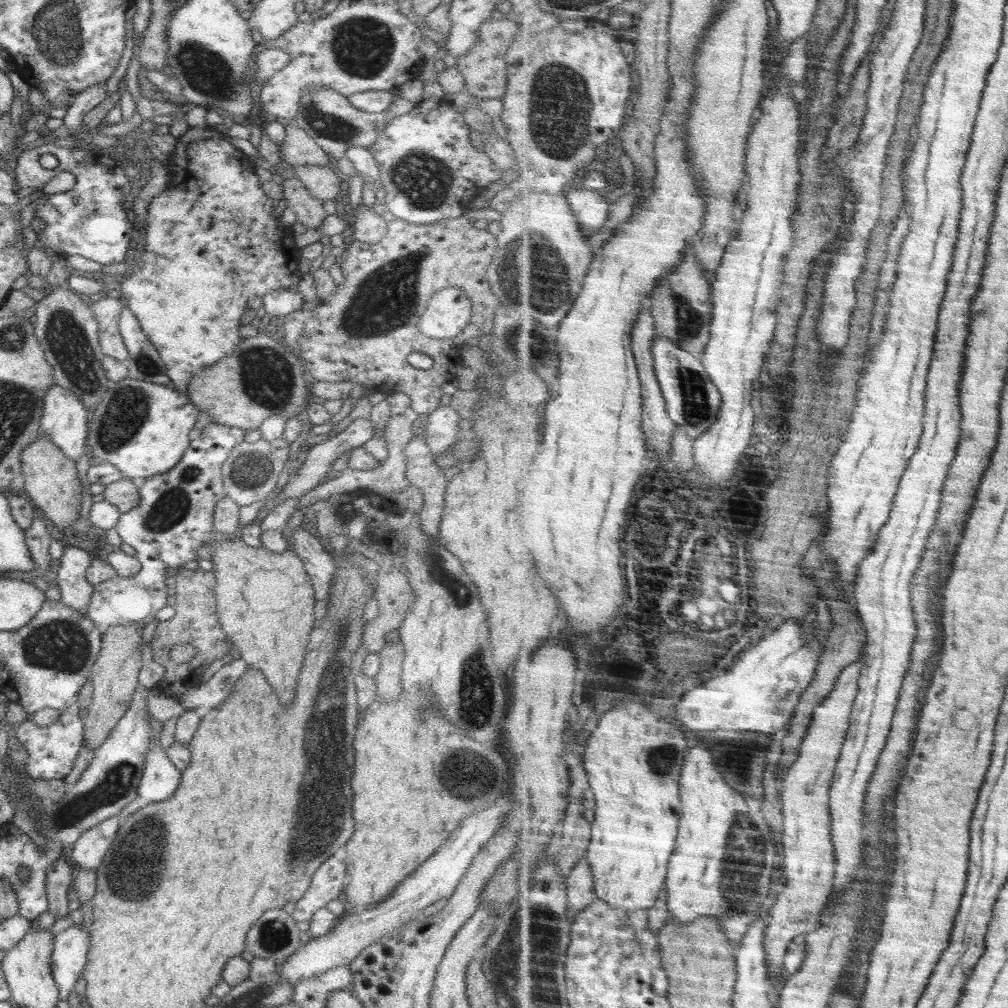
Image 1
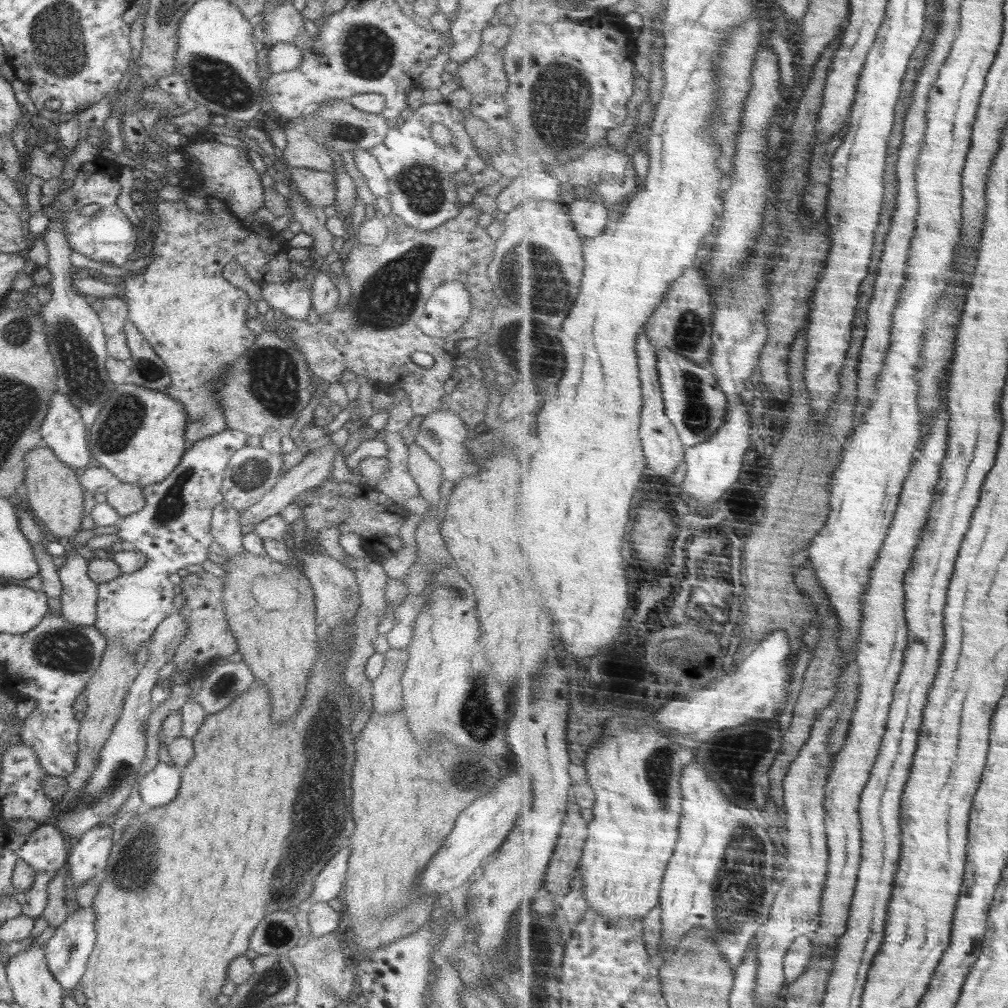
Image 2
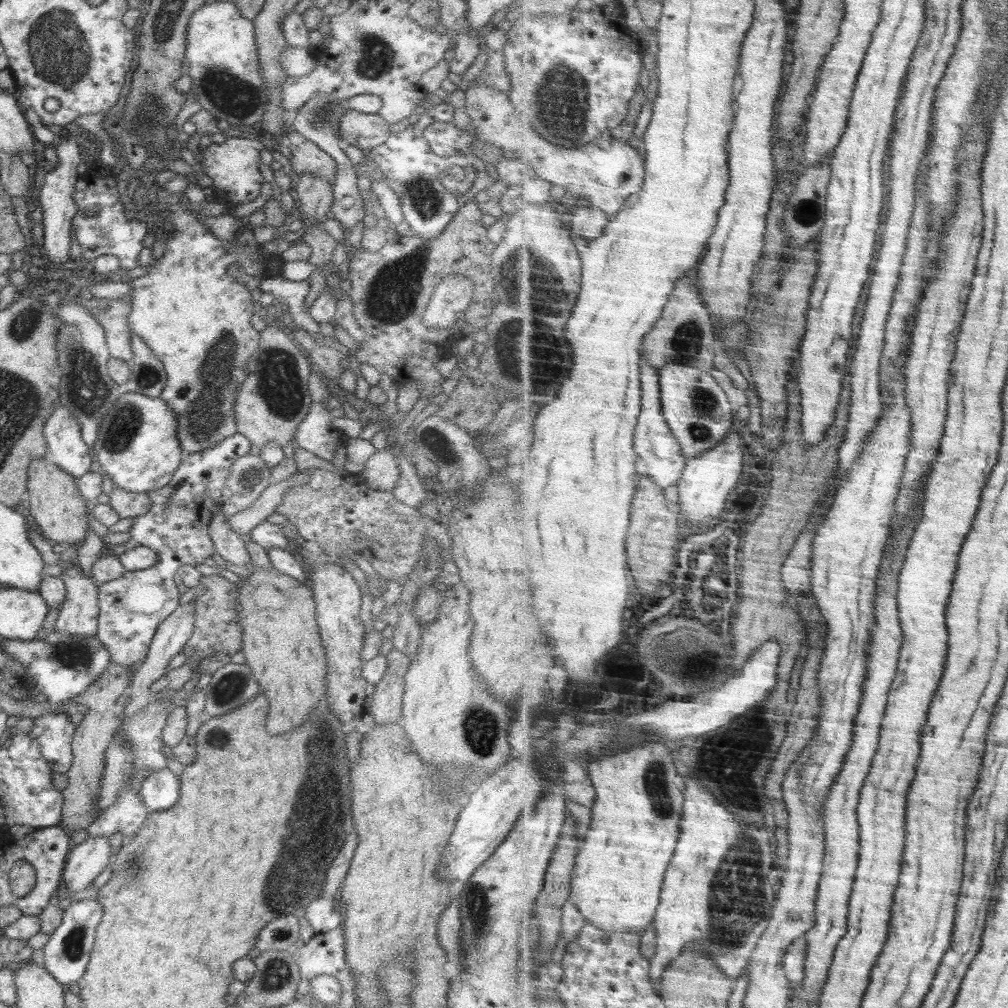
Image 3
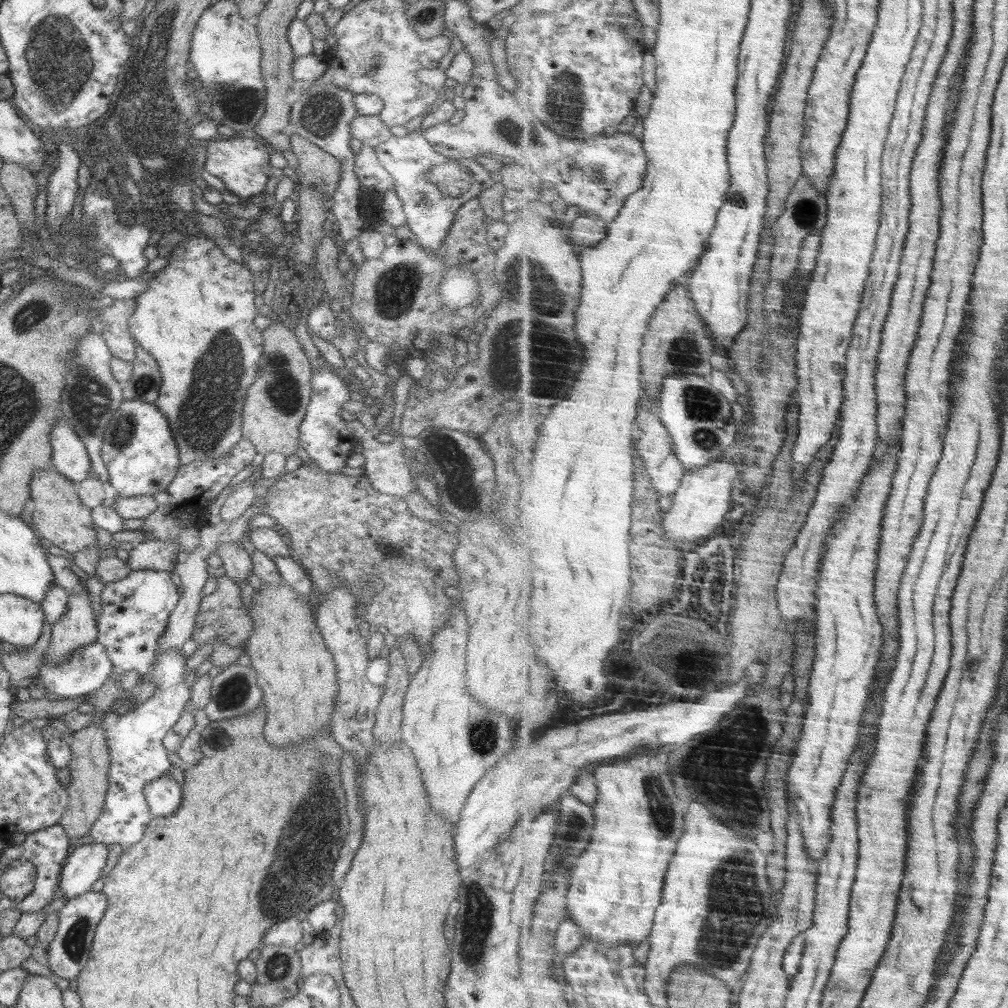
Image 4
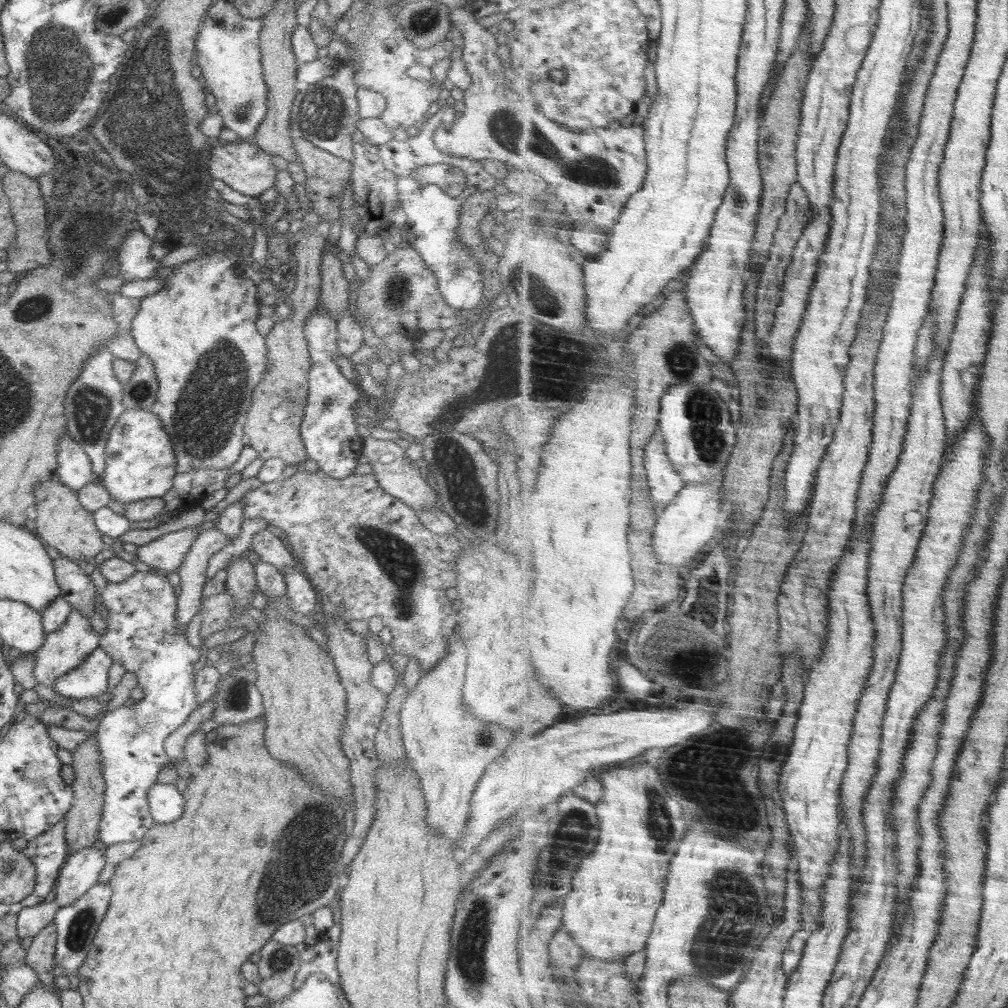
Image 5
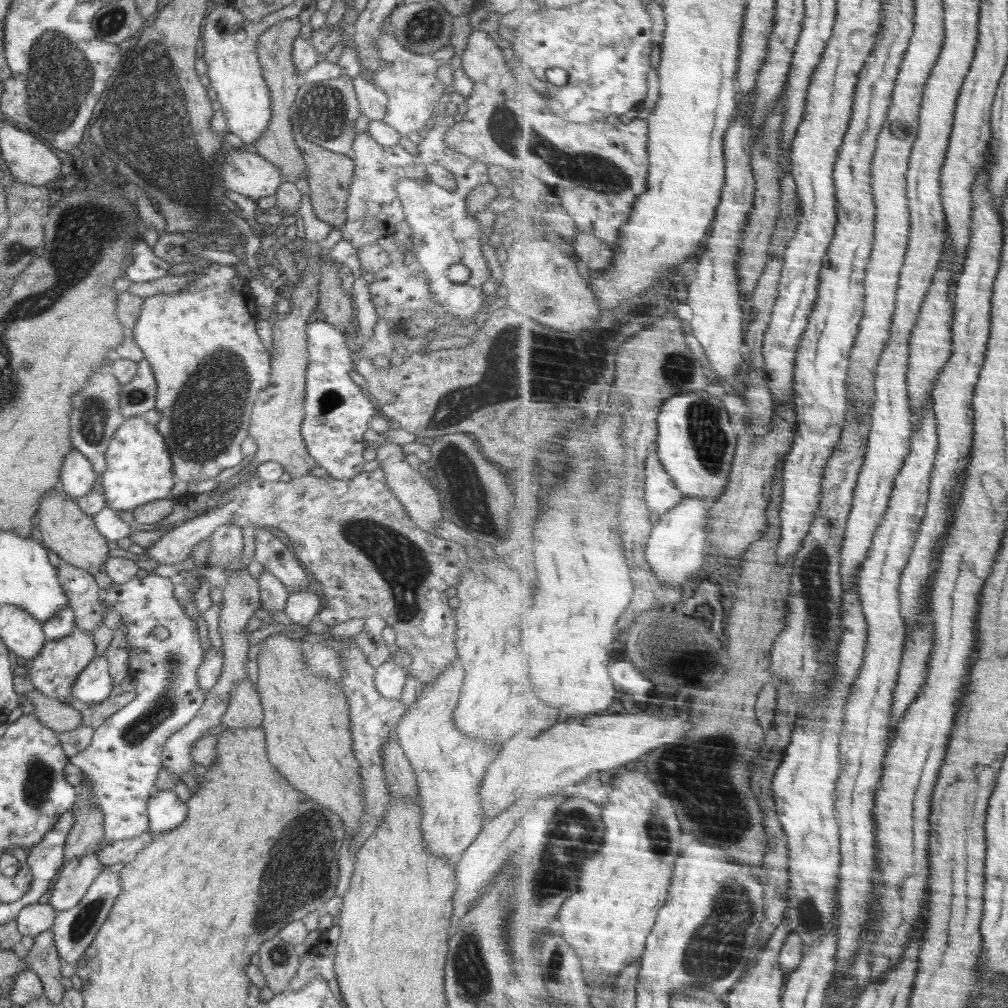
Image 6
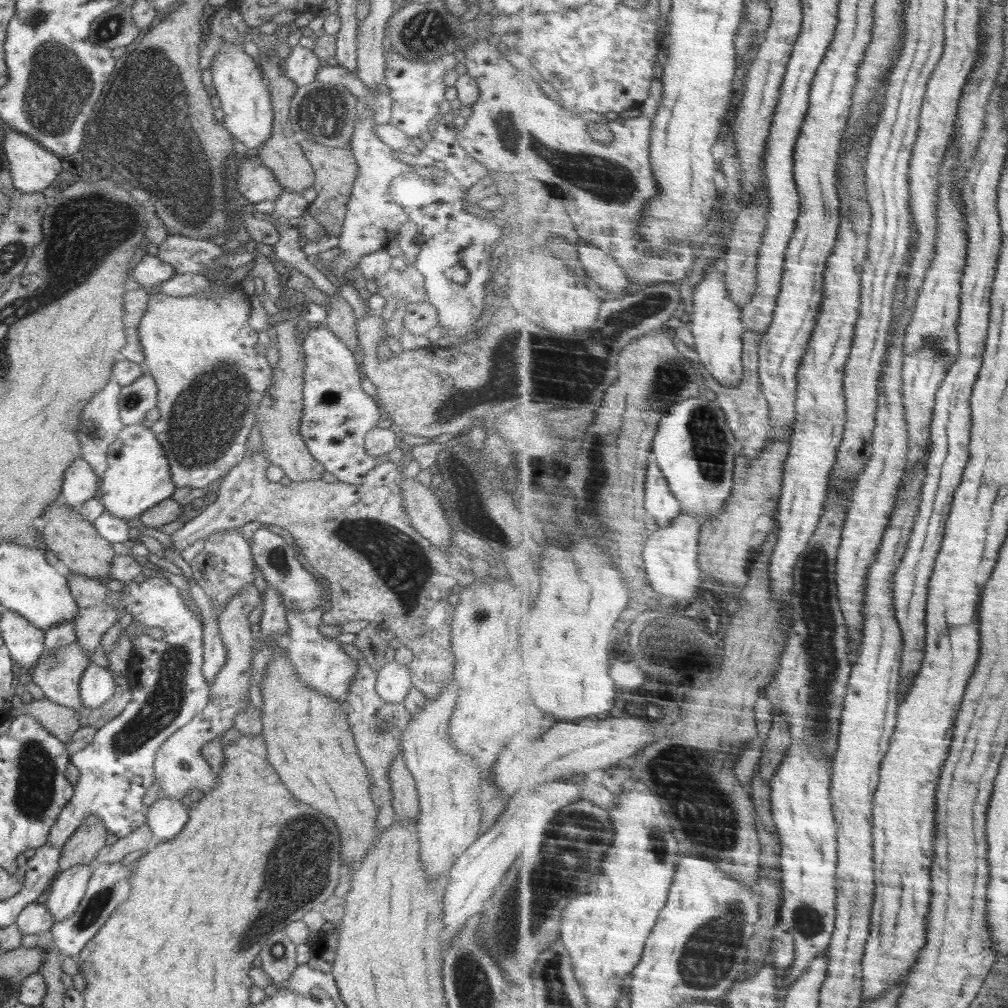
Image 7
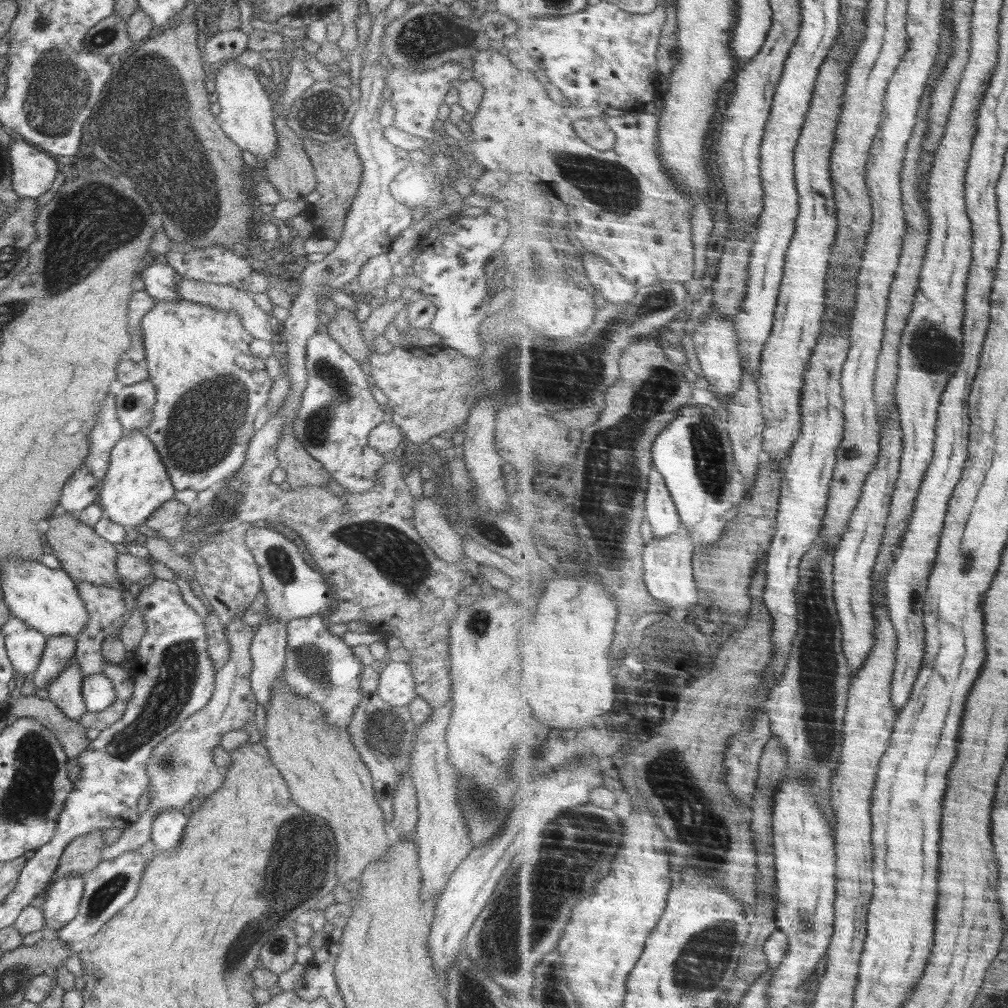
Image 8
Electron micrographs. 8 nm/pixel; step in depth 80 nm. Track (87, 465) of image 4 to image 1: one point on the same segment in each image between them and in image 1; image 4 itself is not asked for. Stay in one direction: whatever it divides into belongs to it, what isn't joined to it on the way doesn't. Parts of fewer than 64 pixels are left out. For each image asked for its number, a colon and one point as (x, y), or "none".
1: (65, 420)
2: (63, 431)
3: (65, 448)

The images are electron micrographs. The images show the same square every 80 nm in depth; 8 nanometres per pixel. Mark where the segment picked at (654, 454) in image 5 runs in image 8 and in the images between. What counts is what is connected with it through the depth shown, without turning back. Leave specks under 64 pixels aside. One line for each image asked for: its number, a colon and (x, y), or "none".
6: (663, 492)
7: (663, 504)
8: (664, 515)

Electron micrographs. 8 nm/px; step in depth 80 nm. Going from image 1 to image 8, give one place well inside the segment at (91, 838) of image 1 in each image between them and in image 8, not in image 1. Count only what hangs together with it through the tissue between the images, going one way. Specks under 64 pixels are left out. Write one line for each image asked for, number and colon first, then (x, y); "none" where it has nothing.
2: (89, 856)
3: (87, 860)
4: (83, 866)
5: (82, 868)
6: (76, 875)
7: (69, 886)
8: (64, 895)

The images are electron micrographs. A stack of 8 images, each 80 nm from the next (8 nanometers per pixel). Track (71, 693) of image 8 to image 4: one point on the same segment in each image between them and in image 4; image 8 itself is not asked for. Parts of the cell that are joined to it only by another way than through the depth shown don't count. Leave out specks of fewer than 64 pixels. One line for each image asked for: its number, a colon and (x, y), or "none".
4: (77, 627)
5: (63, 650)
6: (53, 672)
7: (58, 675)

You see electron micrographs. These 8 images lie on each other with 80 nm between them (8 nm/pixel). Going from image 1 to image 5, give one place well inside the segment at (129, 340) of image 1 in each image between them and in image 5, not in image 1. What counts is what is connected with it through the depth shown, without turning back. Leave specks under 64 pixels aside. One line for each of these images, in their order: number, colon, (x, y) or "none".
2: (147, 369)
3: (148, 376)
4: (145, 380)
5: (140, 391)

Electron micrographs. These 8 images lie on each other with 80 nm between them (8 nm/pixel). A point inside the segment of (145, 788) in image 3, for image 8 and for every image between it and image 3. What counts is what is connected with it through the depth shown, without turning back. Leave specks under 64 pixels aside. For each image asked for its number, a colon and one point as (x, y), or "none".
4: (163, 797)
5: (165, 802)
6: (165, 810)
7: (166, 817)
8: (168, 827)

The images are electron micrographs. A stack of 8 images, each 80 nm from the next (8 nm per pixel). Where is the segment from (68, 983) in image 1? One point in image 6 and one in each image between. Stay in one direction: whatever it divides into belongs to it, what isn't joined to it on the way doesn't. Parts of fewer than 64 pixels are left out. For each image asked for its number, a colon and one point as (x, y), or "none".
2: (67, 952)
3: (66, 954)
4: (68, 952)
5: (76, 924)
6: (74, 929)

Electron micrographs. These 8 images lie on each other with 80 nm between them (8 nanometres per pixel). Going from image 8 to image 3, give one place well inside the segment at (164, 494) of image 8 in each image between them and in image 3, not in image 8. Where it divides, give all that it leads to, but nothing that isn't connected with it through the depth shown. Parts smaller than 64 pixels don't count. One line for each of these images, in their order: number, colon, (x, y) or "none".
3: (137, 446)
4: (141, 457)
5: (140, 462)
6: (139, 469)
7: (138, 476)

